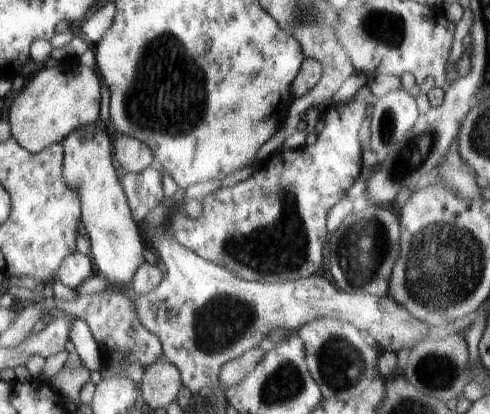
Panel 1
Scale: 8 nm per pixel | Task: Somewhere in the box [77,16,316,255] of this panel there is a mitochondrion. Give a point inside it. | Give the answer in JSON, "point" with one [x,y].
{"point":[168,95]}

